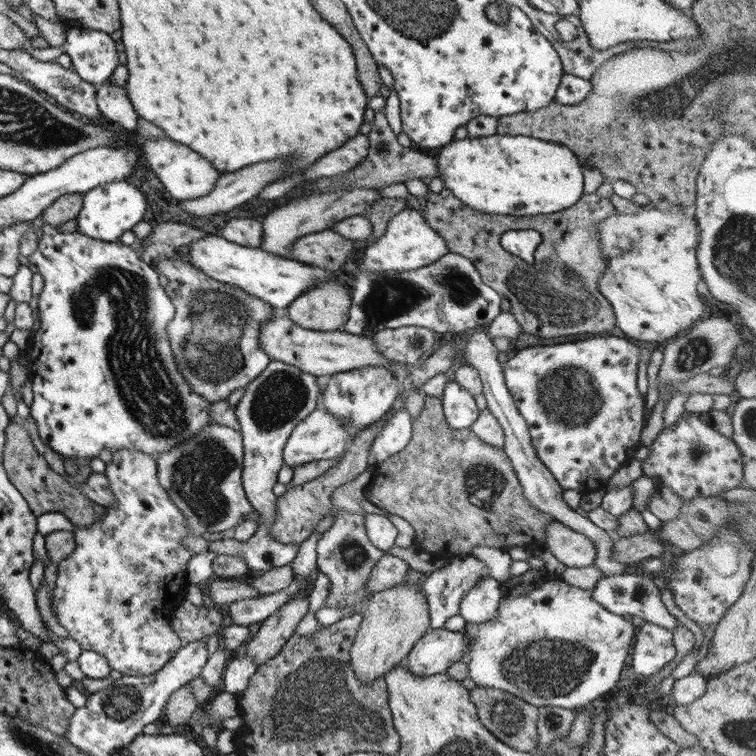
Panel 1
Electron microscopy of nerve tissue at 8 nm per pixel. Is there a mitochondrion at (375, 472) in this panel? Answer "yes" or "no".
no

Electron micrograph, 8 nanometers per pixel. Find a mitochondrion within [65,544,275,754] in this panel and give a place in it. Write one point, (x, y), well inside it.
(125, 701)

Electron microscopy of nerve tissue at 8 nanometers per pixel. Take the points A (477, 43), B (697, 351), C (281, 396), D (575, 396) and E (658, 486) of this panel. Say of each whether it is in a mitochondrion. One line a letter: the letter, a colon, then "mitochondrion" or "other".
A: other
B: mitochondrion
C: mitochondrion
D: mitochondrion
E: other

